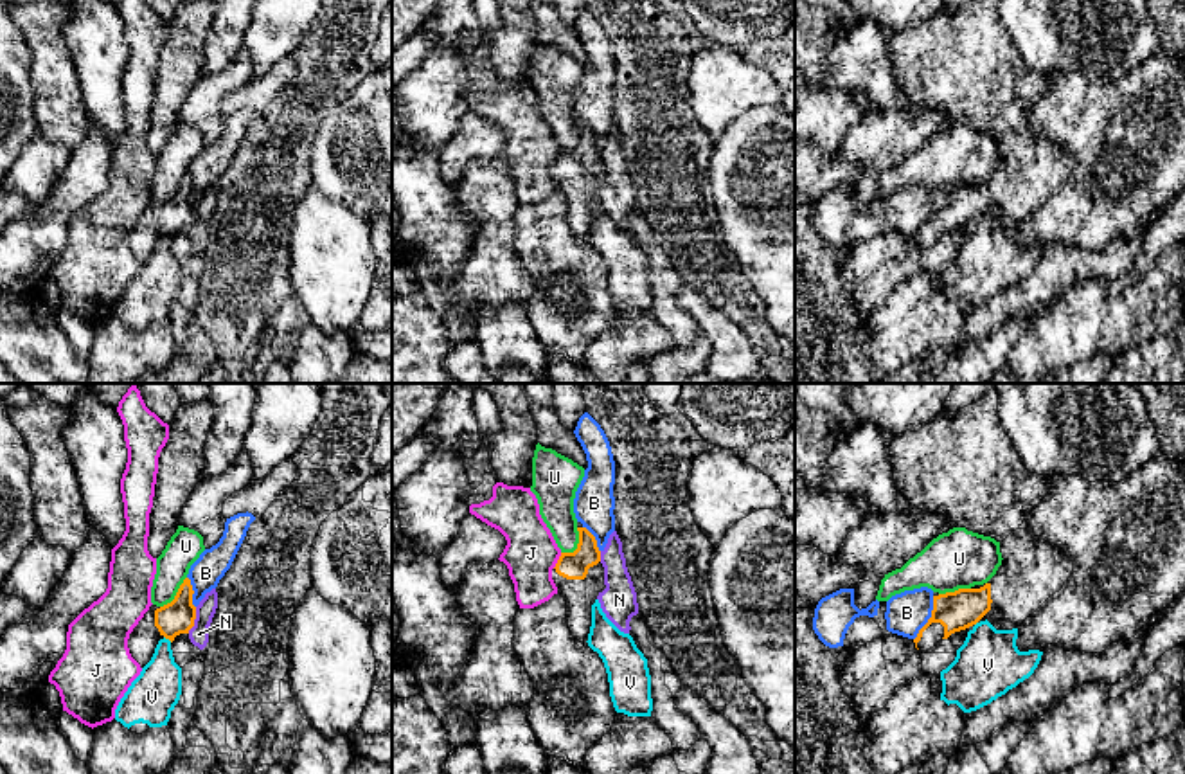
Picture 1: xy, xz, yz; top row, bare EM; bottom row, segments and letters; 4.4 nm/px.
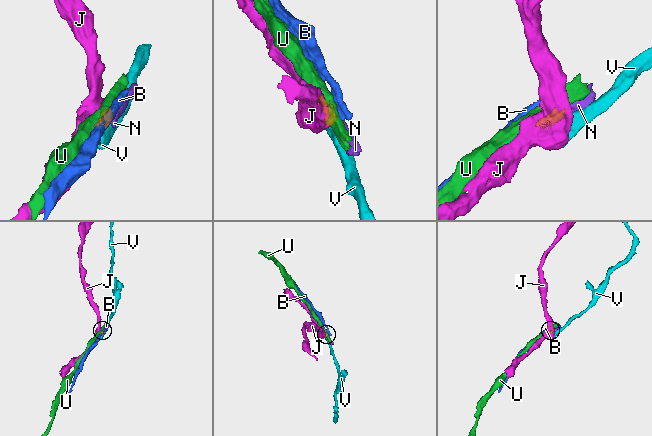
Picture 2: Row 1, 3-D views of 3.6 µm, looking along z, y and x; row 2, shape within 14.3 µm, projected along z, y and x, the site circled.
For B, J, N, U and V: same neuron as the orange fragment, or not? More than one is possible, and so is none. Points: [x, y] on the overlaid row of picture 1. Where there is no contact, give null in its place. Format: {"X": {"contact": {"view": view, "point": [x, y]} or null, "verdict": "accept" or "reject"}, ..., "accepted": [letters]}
{"B": {"contact": {"view": "yz", "point": [930, 618]}, "verdict": "reject"}, "J": {"contact": {"view": "xz", "point": [558, 560]}, "verdict": "reject"}, "N": {"contact": {"view": "xy", "point": [195, 618]}, "verdict": "reject"}, "U": {"contact": {"view": "xz", "point": [578, 546]}, "verdict": "reject"}, "V": {"contact": {"view": "xy", "point": [168, 638]}, "verdict": "reject"}, "accepted": []}

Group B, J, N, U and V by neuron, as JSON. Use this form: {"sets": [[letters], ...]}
{"sets": [["B"], ["J"], ["N"], ["U"], ["V"]]}

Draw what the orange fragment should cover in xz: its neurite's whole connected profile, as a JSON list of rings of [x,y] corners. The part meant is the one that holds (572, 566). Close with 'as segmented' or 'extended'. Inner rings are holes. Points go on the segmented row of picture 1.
[[[577,522],[577,531],[577,549],[561,553],[552,569],[552,580],[566,601],[566,625],[572,635],[586,643],[592,626],[592,605],[606,585],[595,536],[581,522]]]; extended

